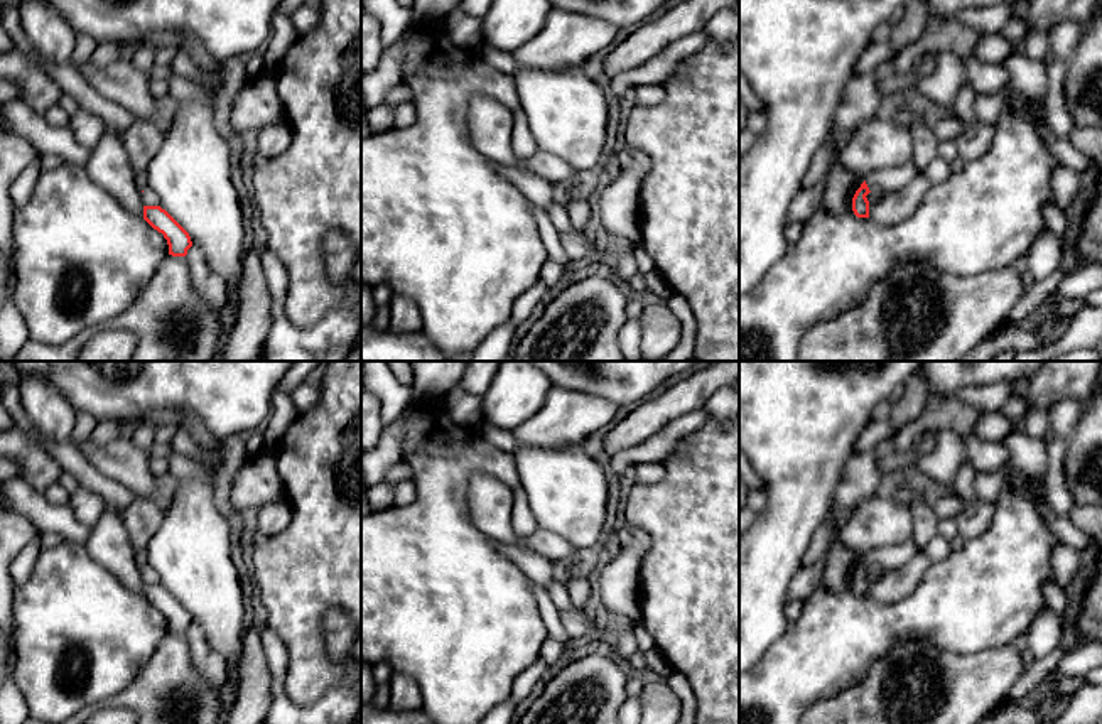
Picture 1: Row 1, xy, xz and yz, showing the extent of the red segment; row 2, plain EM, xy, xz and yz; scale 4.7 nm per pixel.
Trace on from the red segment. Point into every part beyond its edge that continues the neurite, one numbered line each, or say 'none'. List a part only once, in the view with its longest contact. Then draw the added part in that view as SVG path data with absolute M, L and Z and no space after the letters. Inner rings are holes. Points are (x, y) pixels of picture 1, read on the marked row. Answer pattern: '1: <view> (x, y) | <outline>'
1: yz (893, 178) | M910 159L903 165L874 169L864 177L864 181L869 191L894 192L908 186L916 174L916 167Z

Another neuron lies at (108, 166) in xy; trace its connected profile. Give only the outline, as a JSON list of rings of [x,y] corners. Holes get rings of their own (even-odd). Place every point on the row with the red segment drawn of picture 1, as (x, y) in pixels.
[[[106,128],[84,165],[86,174],[106,192],[116,197],[127,211],[143,218],[142,191],[128,159],[122,133]]]

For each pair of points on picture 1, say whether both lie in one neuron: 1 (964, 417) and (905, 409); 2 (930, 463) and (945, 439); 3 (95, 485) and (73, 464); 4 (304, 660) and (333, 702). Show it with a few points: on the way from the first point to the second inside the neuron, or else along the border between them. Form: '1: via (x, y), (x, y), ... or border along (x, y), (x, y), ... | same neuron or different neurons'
1: border along (929, 397), (923, 410), (896, 431) | different neurons
2: via (935, 458), (945, 444) | same neuron
3: via (90, 480), (78, 468) | same neuron
4: border along (343, 665), (314, 701), (287, 697) | different neurons

